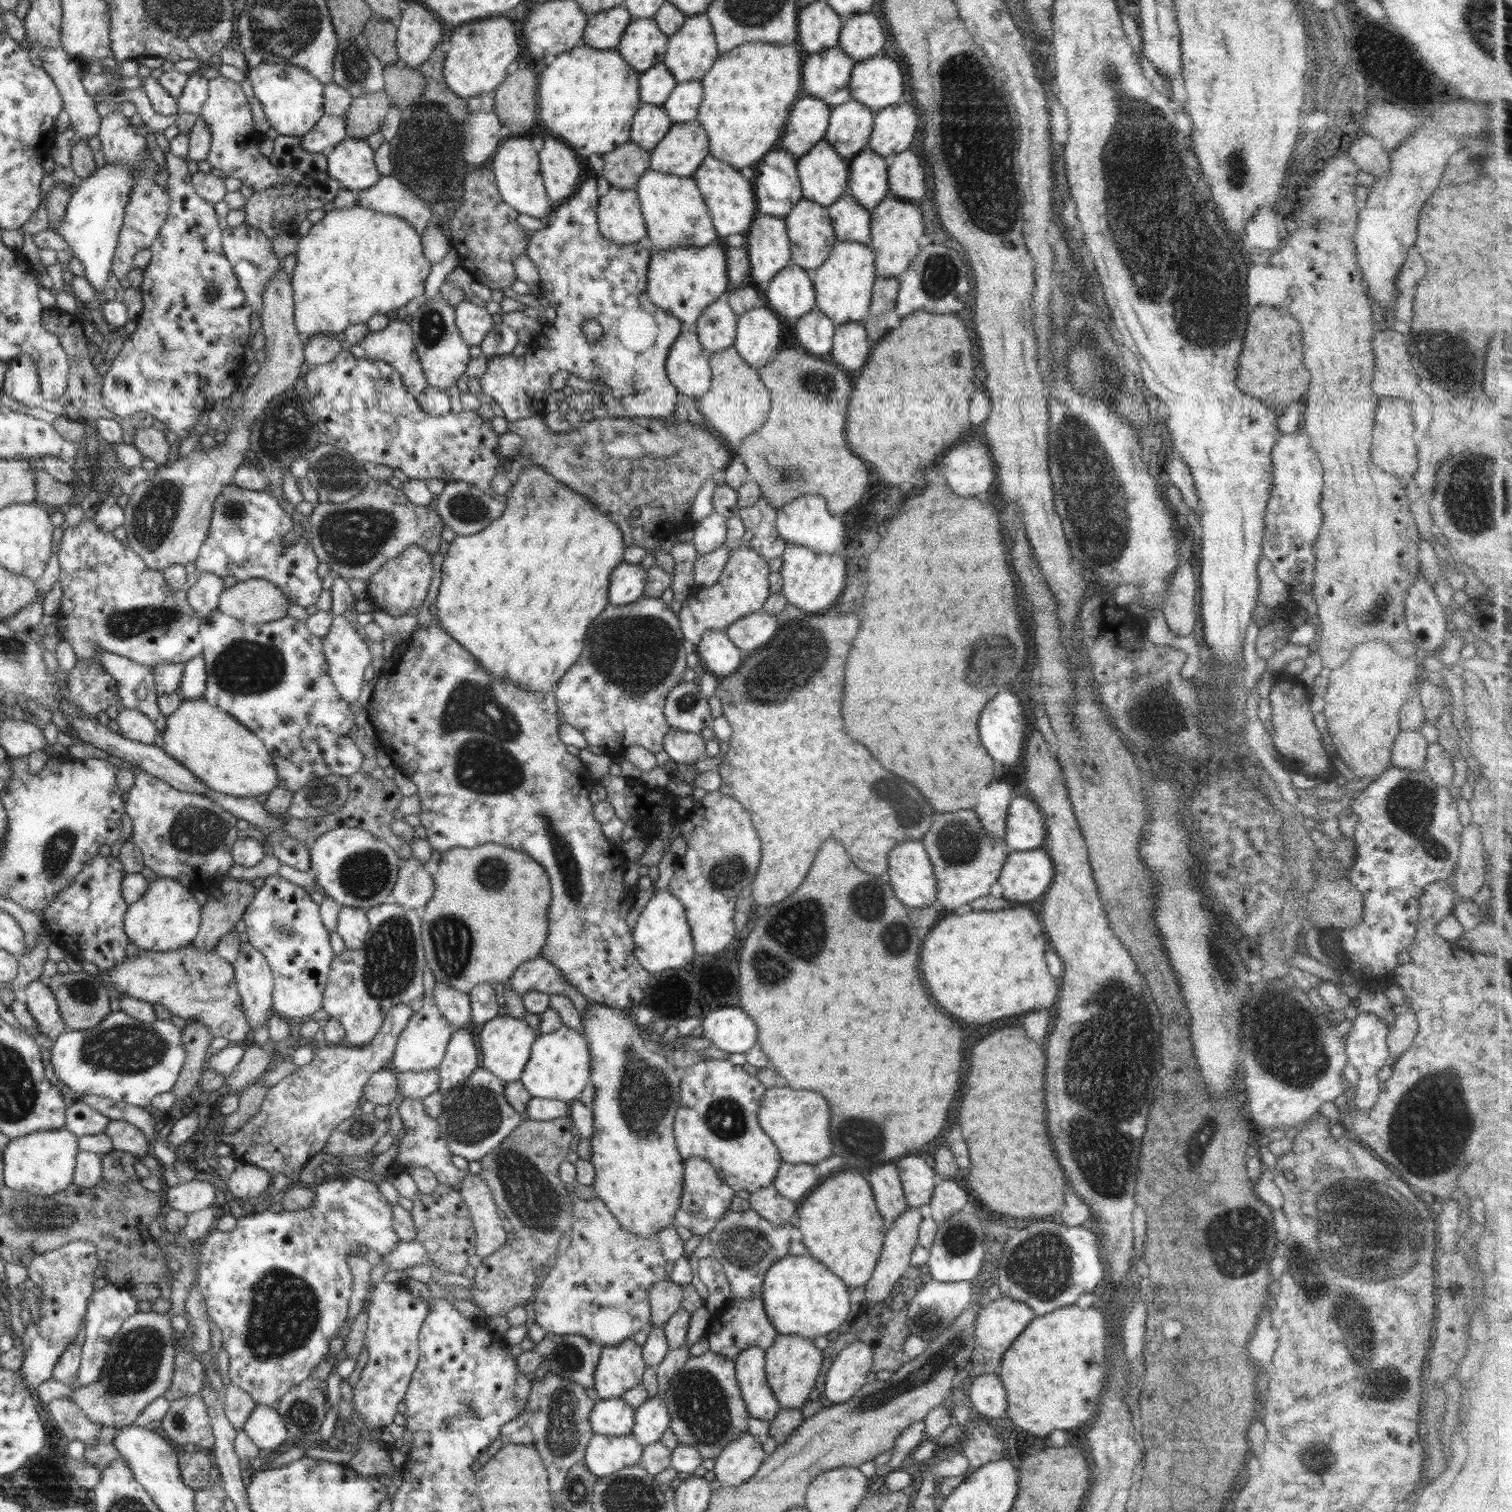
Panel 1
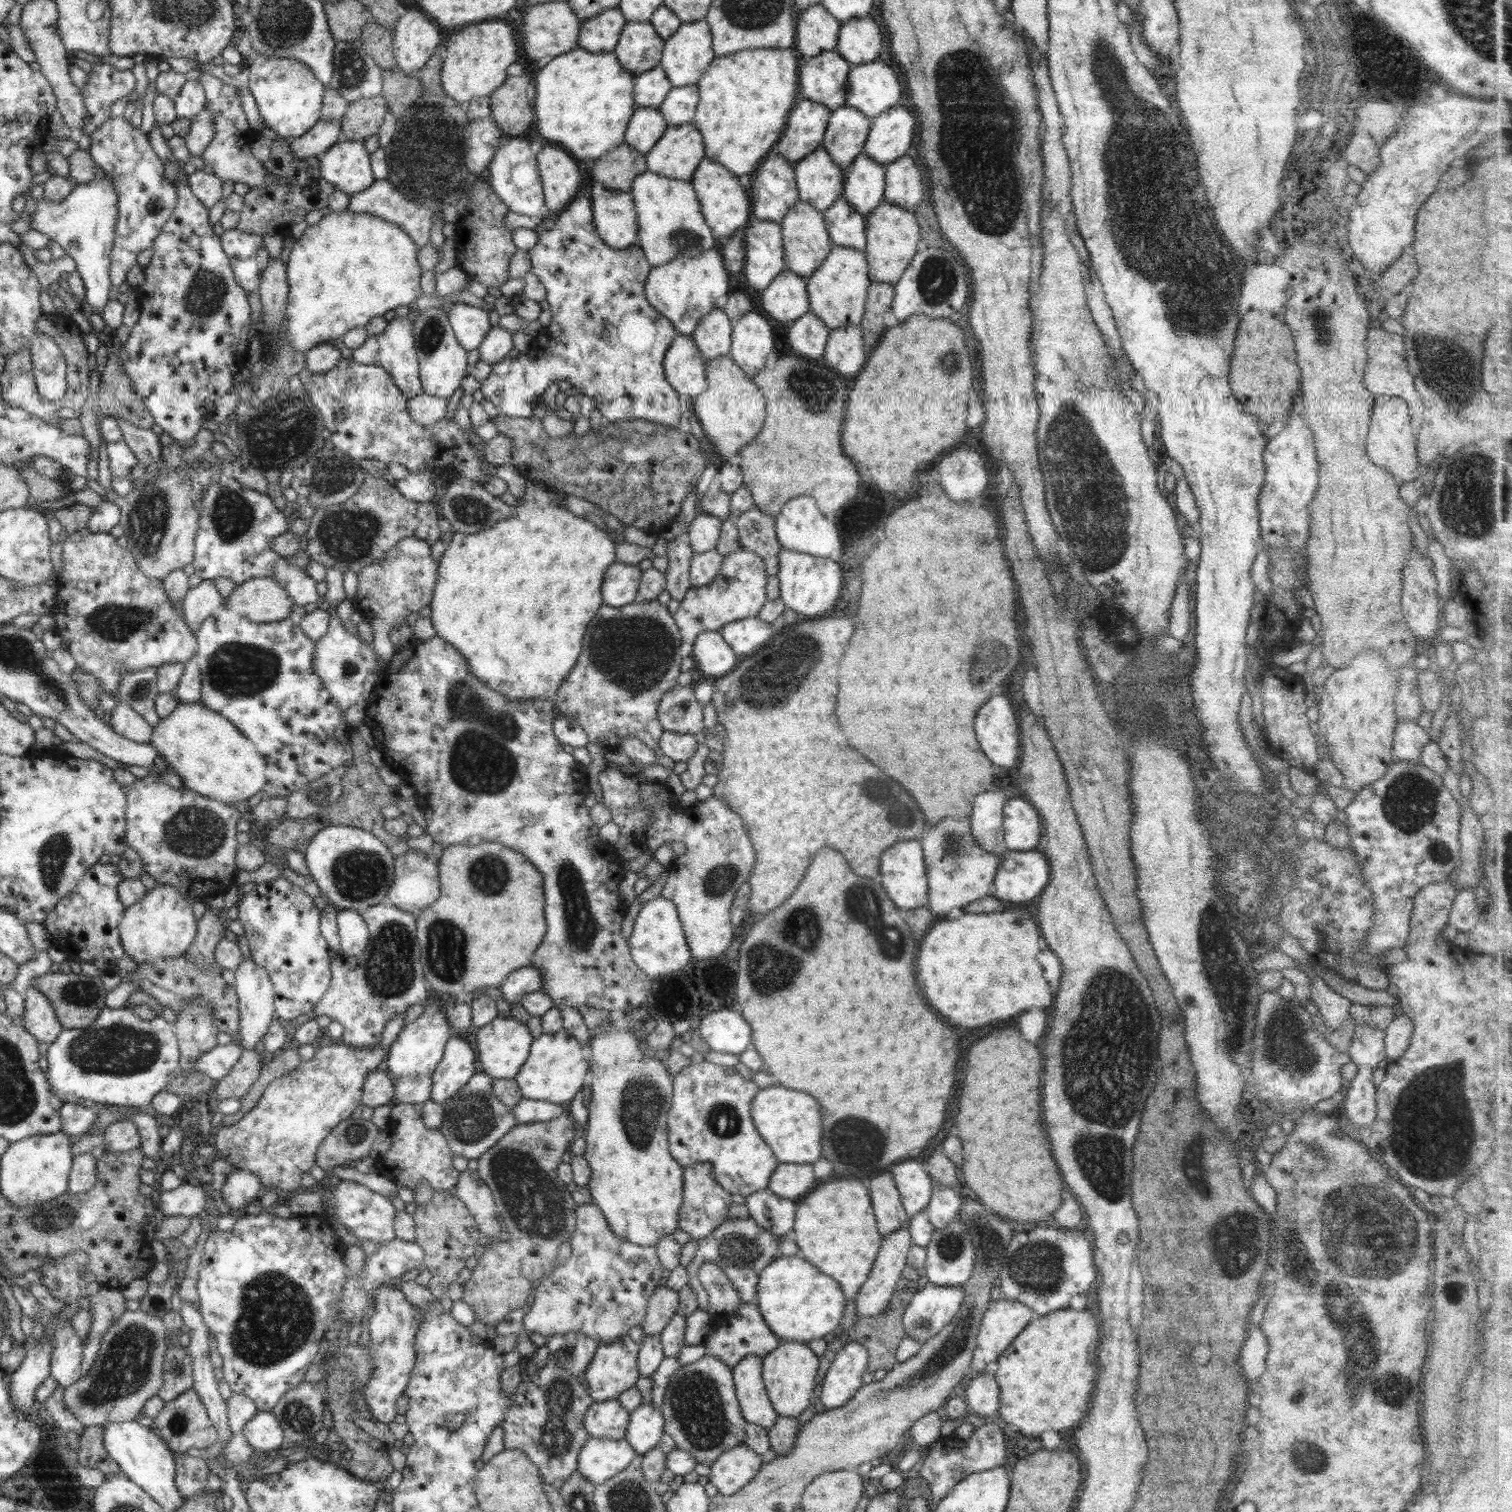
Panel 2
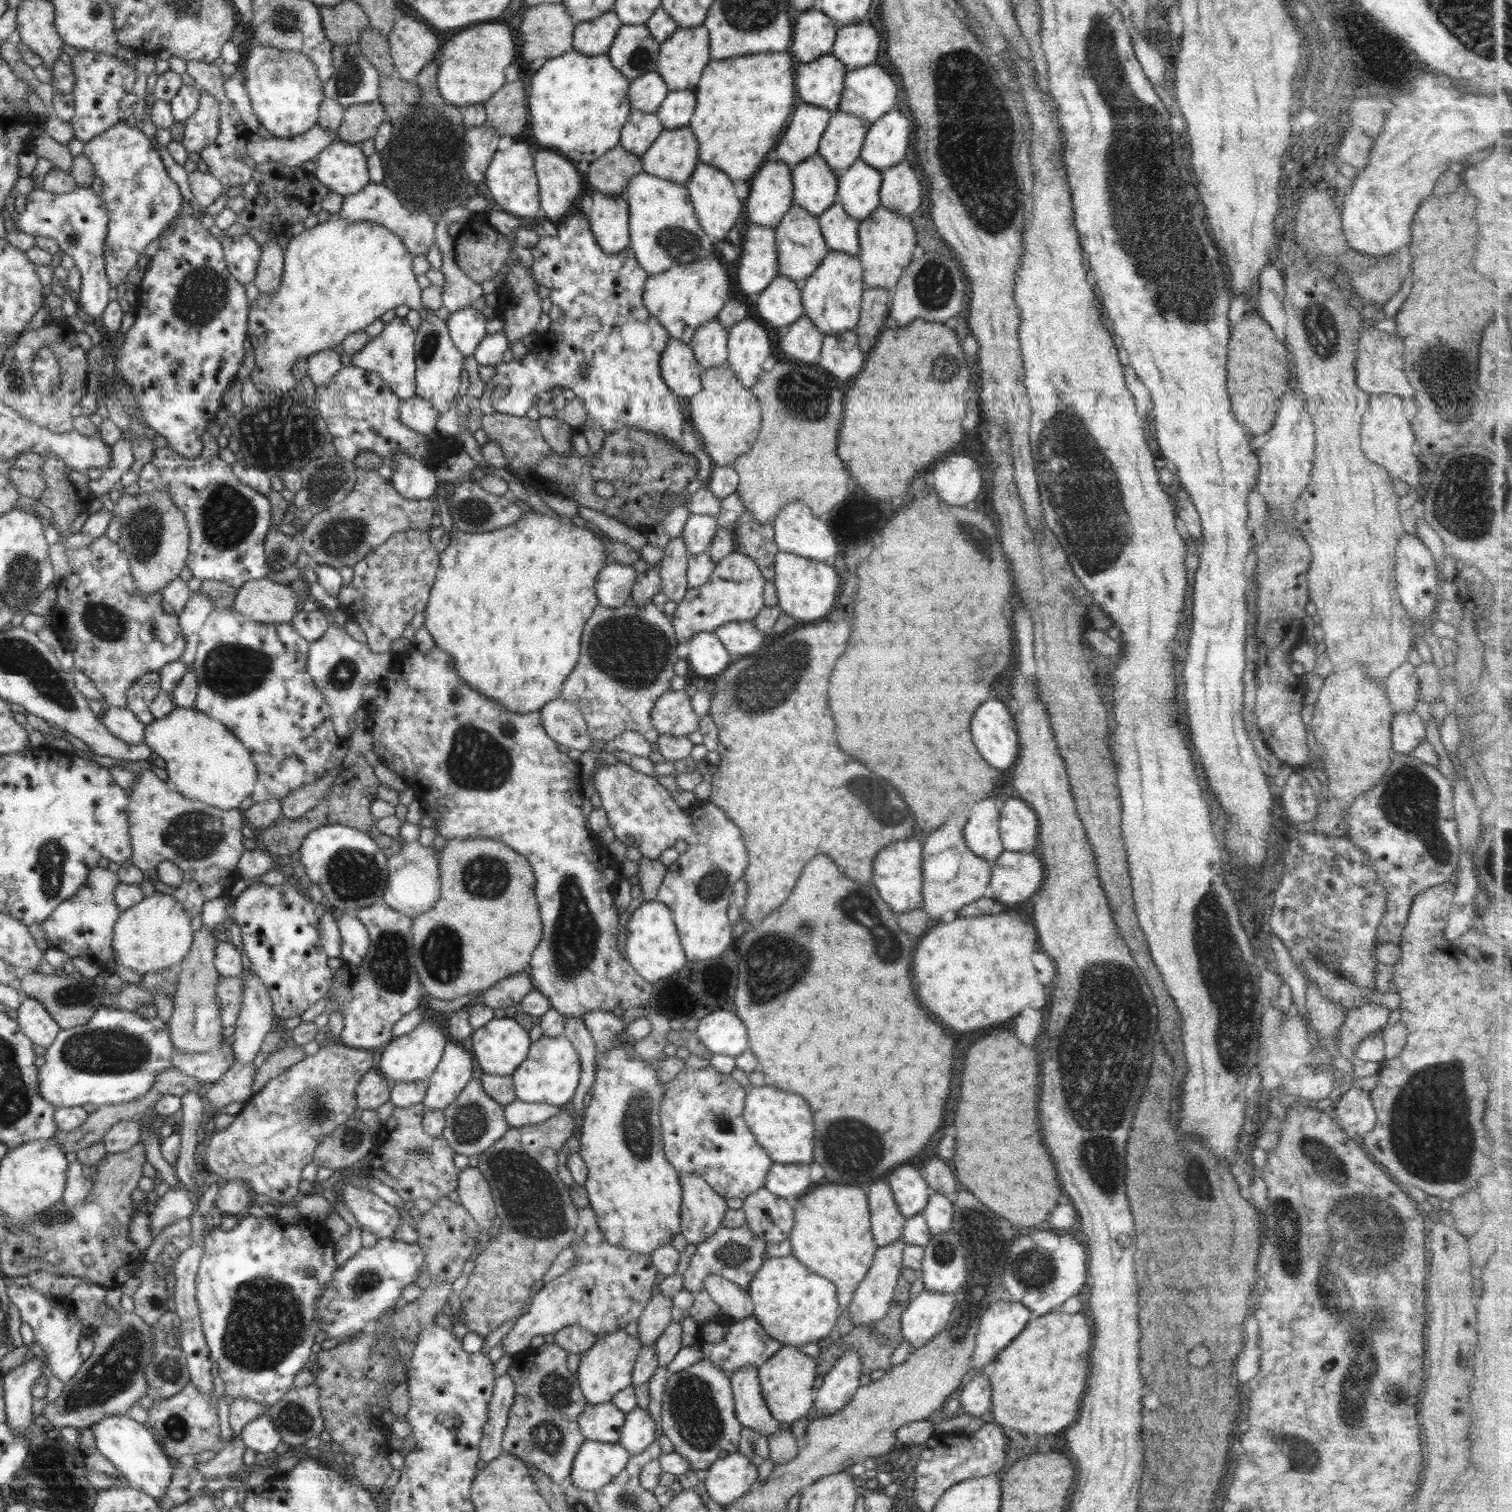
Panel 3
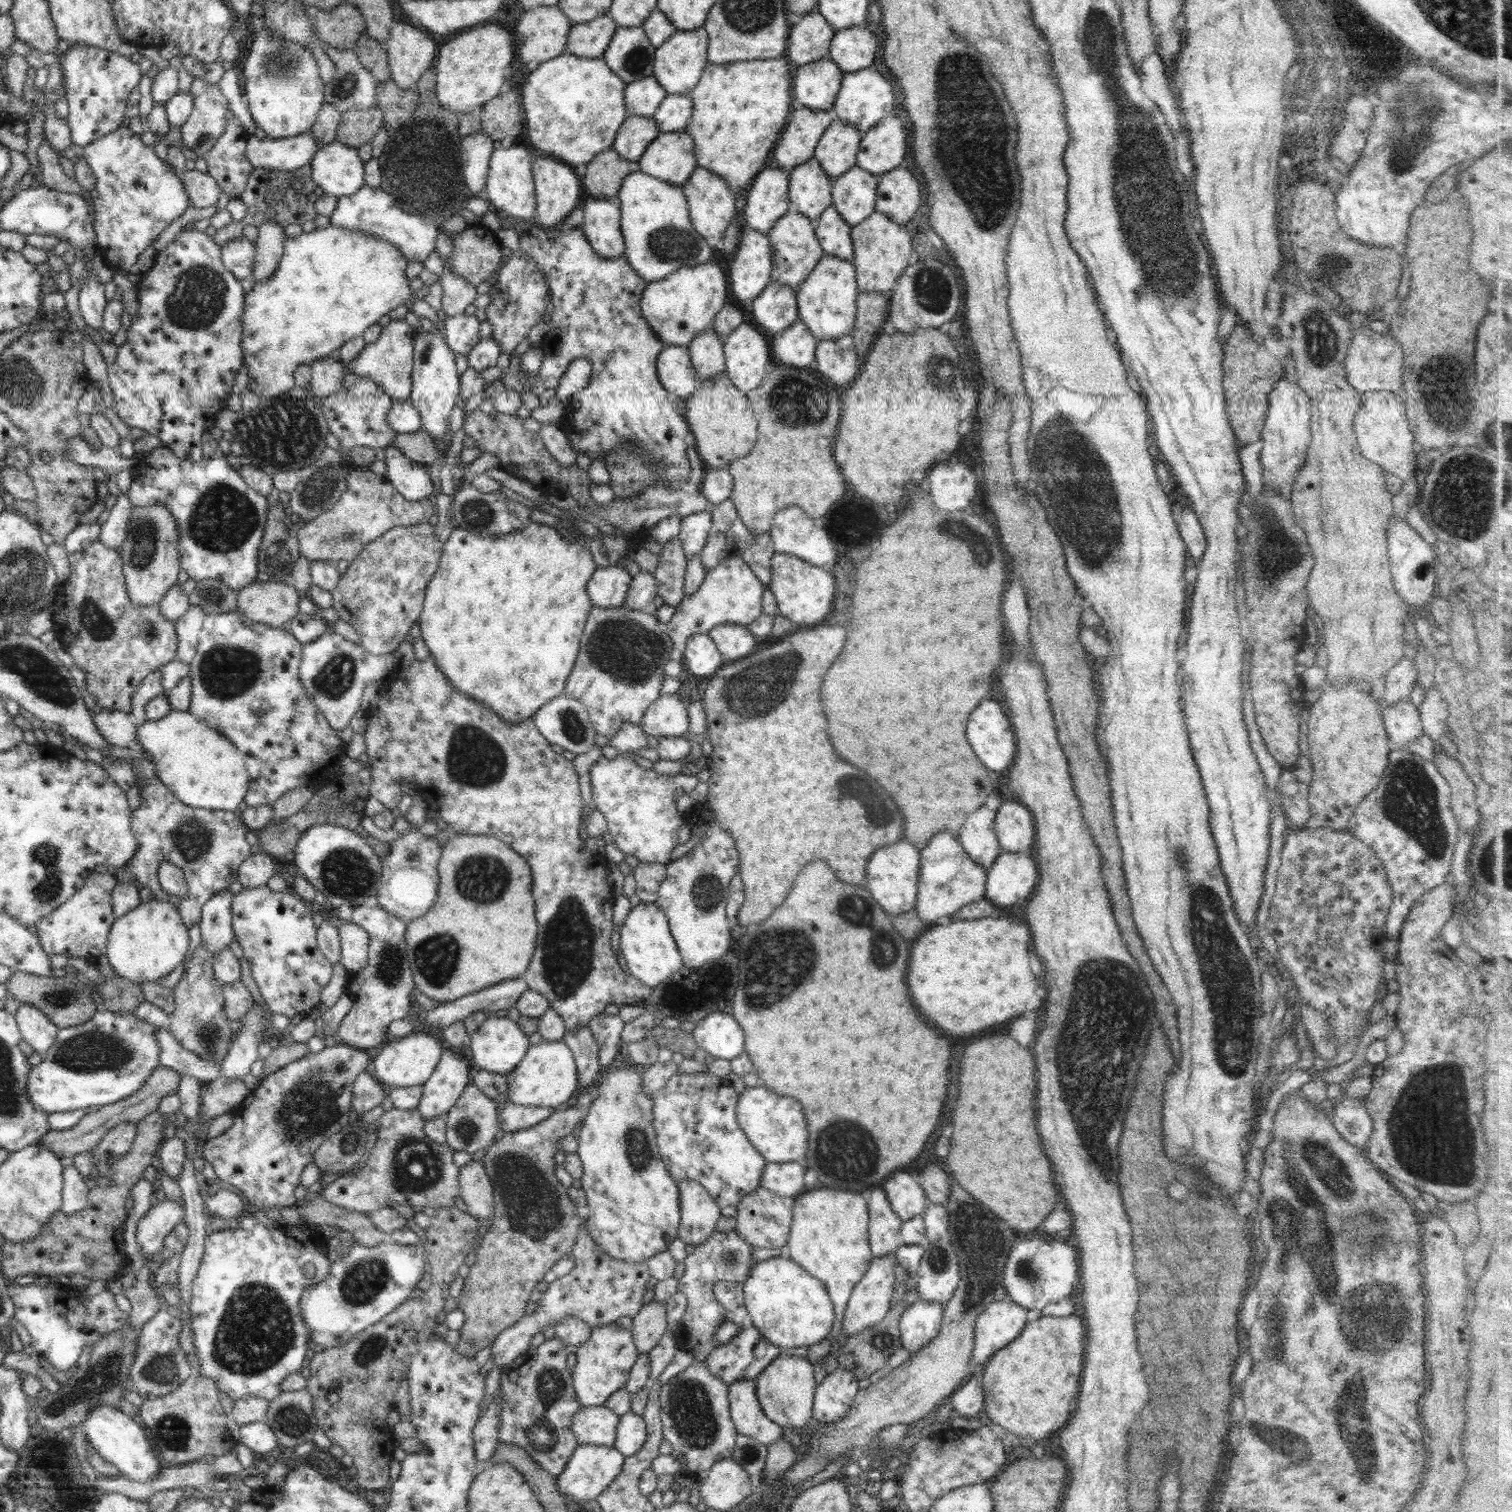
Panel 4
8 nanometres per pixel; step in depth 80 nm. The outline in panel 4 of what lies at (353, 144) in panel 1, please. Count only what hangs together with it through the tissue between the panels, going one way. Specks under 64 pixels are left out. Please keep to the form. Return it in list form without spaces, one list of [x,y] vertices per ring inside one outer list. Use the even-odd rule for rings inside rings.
[[[336,140],[321,146],[309,162],[311,177],[332,196],[350,196],[364,185],[364,162],[357,148]]]

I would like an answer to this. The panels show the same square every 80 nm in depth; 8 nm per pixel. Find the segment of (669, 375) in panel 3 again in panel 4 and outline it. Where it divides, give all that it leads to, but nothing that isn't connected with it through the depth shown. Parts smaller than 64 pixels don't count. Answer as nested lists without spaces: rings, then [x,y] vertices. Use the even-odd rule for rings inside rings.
[[[664,345],[655,362],[658,378],[668,392],[688,396],[699,388],[700,380],[691,365],[687,347]]]

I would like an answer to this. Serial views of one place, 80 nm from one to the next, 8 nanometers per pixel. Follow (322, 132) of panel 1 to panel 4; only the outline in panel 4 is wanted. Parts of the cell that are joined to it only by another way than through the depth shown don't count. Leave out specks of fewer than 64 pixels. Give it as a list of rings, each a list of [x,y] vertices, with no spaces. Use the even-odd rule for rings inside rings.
[[[309,131],[280,139],[260,139],[251,135],[245,153],[253,168],[293,171],[309,164],[319,148],[319,140]]]

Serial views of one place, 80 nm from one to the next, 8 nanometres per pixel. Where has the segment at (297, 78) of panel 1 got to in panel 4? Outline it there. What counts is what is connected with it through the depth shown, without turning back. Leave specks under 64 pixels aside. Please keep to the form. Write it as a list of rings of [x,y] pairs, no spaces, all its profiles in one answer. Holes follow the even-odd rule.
[[[257,28],[254,42],[250,46],[250,52],[244,60],[242,77],[243,93],[249,104],[249,111],[256,127],[262,129],[267,139],[289,138],[299,136],[311,131],[314,122],[317,120],[318,112],[325,102],[325,82],[319,75],[319,66],[310,52],[302,44],[290,44],[278,35],[272,35],[266,28]]]

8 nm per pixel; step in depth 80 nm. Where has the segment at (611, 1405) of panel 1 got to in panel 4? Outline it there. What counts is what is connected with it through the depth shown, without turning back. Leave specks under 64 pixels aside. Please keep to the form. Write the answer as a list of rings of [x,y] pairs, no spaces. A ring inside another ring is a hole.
[[[604,1405],[580,1407],[572,1417],[572,1433],[580,1445],[613,1446],[620,1418]]]

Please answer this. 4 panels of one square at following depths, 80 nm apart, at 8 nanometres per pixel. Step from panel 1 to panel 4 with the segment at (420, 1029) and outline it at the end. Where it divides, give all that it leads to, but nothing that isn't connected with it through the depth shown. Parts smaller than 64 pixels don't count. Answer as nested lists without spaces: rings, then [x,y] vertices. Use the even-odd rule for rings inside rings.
[[[415,1030],[405,1037],[392,1038],[380,1047],[380,1053],[372,1061],[374,1078],[387,1089],[424,1085],[432,1077],[443,1050],[440,1040],[426,1031]]]

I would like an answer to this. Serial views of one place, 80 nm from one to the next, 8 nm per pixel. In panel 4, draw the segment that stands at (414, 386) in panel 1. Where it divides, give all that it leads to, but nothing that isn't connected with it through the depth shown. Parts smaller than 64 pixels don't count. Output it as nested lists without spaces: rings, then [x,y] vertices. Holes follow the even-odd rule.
[[[392,319],[389,324],[381,327],[379,337],[367,344],[348,363],[347,369],[360,378],[371,378],[394,402],[408,399],[412,390],[413,346],[417,333],[405,319]]]

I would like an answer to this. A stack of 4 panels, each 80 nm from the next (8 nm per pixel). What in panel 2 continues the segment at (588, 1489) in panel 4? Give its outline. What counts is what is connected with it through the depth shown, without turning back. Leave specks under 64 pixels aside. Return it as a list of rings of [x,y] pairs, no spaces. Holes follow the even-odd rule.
[[[590,1437],[580,1450],[577,1470],[596,1486],[625,1470],[636,1456],[638,1453],[626,1438],[611,1440]]]

